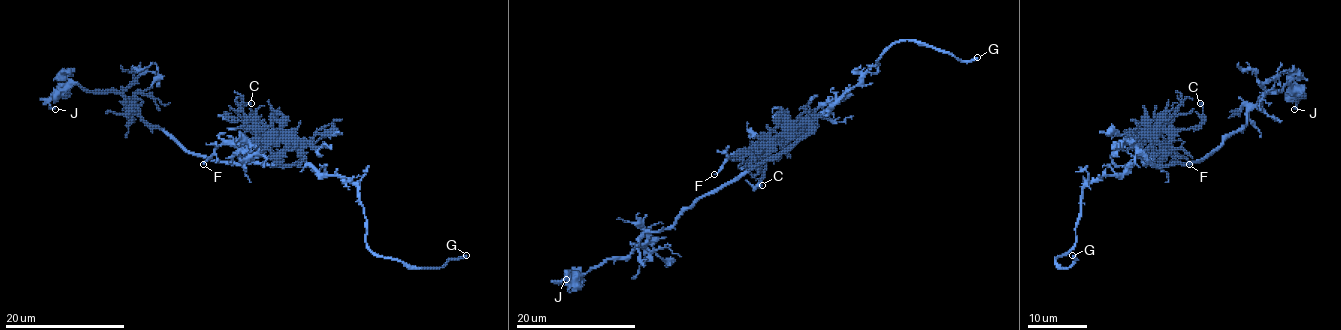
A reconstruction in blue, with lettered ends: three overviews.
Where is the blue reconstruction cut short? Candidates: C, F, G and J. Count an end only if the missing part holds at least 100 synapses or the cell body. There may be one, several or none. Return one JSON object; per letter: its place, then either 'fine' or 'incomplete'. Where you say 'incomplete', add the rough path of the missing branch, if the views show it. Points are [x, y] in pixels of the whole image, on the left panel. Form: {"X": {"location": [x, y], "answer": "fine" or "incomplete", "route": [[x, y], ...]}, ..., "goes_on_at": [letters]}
{"C": {"location": [251, 103], "answer": "fine"}, "F": {"location": [203, 164], "answer": "fine"}, "G": {"location": [466, 255], "answer": "incomplete"}, "J": {"location": [55, 109], "answer": "fine"}, "goes_on_at": ["G"]}

